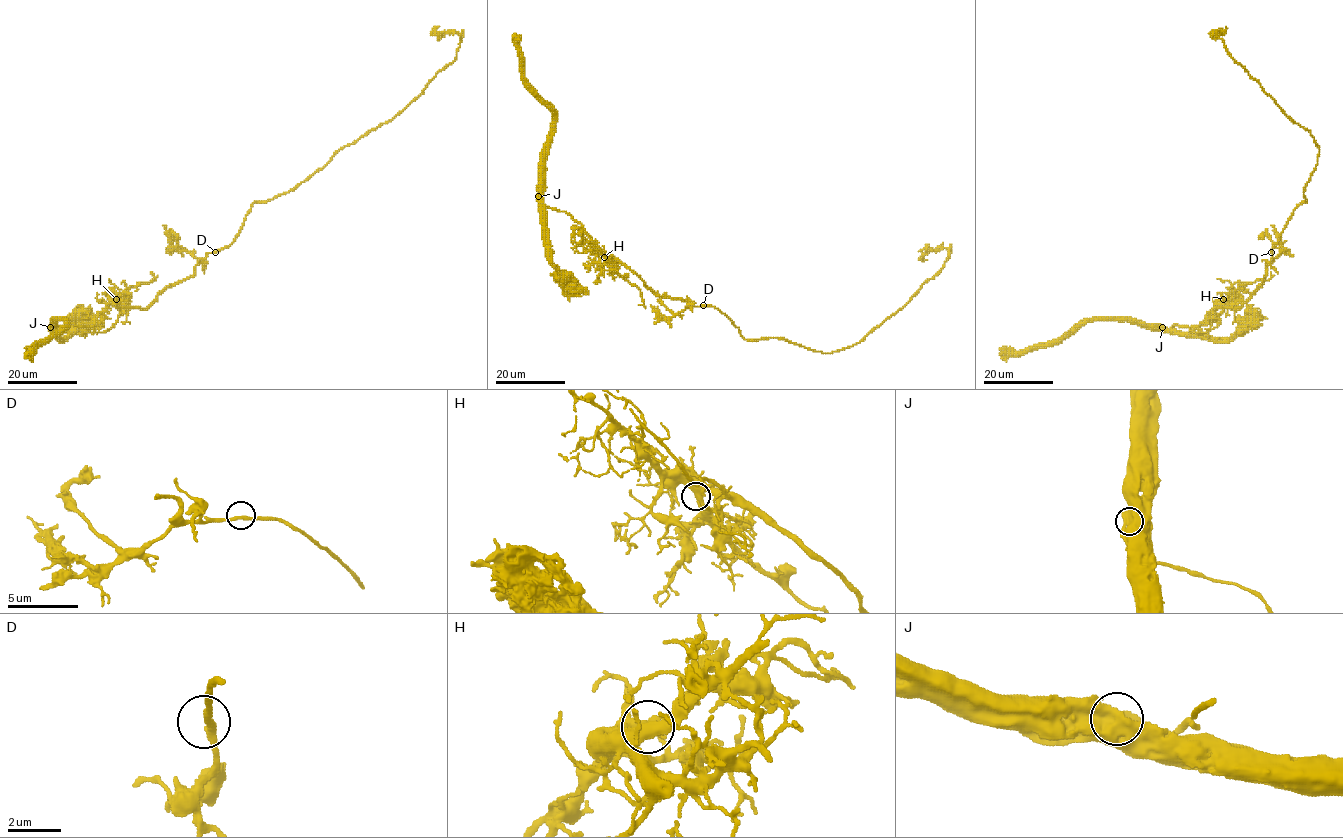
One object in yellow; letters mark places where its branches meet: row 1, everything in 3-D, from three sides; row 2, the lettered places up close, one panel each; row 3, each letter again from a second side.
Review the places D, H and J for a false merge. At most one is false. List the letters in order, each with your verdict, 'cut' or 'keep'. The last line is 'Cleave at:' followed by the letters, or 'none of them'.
D: keep
H: keep
J: cut
Cleave at: J

